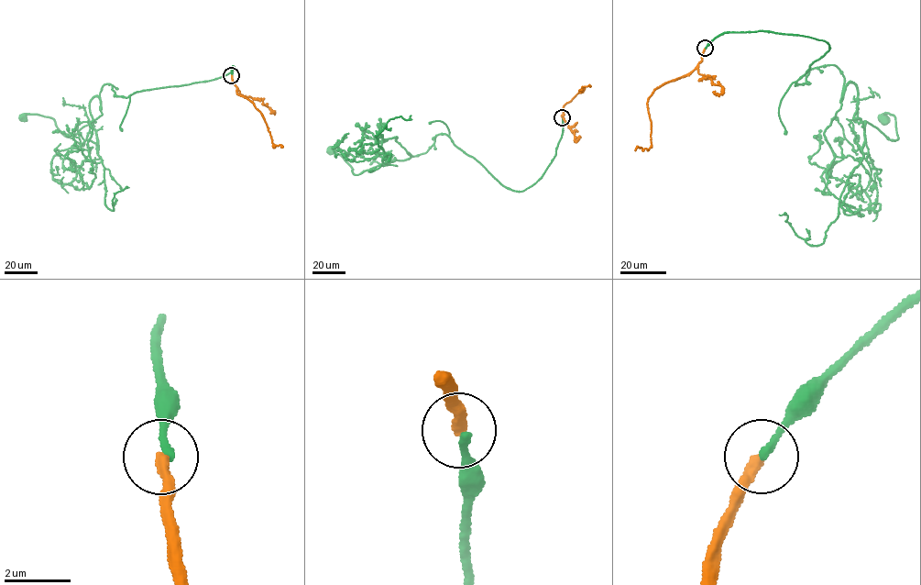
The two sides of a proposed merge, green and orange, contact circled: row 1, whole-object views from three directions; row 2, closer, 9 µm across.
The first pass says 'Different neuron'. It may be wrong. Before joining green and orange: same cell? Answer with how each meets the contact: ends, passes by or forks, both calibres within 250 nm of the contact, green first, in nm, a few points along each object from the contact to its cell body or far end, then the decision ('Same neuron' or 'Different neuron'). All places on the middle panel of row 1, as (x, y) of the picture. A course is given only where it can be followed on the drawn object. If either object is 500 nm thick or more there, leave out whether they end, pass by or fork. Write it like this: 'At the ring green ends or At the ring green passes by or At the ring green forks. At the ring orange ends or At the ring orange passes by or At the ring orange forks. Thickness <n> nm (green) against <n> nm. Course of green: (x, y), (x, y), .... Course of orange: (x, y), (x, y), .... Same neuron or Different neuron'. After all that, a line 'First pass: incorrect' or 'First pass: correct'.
At the ring green ends. At the ring orange ends. Thickness 240 nm (green) against 300 nm. Course of green: (563, 117), (555, 155), (521, 191), (504, 186), (444, 134), (436, 135), (426, 152), (355, 174), (330, 149). Course of orange: (562, 117), (564, 105), (584, 87), (582, 92), (579, 92), (582, 87), (590, 85). Different neuron
First pass: correct

